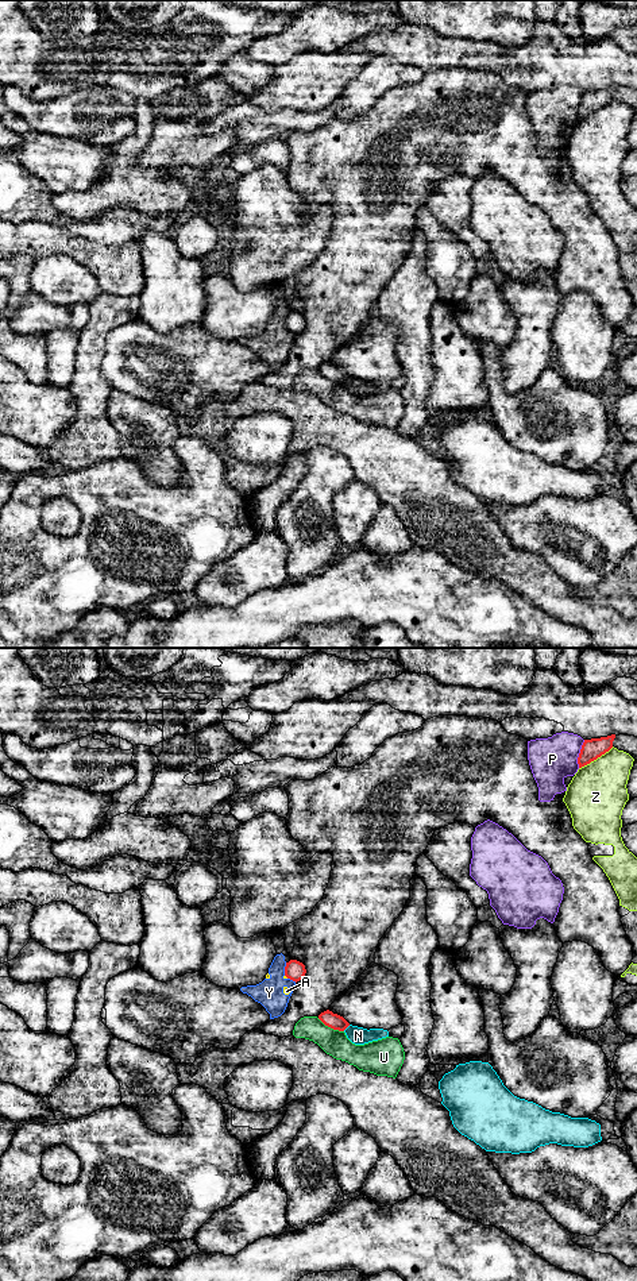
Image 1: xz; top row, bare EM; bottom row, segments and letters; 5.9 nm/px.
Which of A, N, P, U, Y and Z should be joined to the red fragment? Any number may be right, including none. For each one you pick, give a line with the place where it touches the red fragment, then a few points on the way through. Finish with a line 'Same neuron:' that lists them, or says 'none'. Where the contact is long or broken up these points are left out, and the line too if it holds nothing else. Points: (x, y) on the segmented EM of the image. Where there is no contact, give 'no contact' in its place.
Same neuron: none

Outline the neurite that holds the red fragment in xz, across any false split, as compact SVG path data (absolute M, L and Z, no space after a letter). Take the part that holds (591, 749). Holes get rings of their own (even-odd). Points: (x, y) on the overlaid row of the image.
M615 734L601 738L584 740L578 757L579 768L590 764L591 761L609 752L613 748L614 738Z

